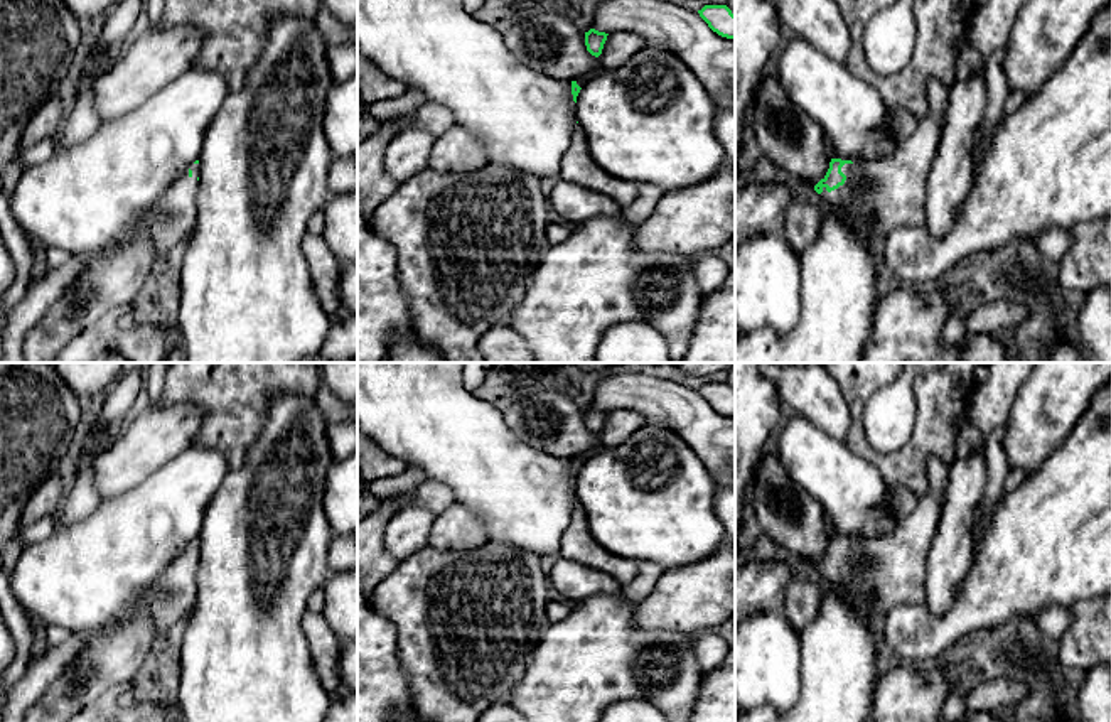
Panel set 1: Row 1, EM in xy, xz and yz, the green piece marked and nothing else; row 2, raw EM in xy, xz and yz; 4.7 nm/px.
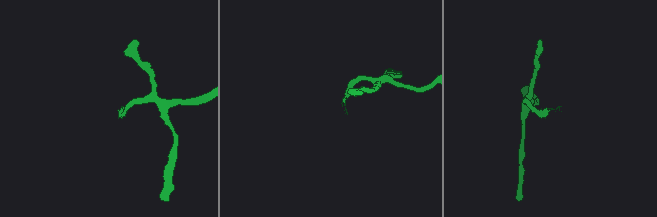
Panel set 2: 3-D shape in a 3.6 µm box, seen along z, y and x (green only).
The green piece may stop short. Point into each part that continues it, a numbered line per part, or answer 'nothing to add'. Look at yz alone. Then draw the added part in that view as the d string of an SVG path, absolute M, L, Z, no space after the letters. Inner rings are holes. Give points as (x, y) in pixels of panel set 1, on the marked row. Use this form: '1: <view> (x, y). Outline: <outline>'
1: yz (889, 193). Outline: M931 79L927 98L927 113L890 157L845 164L845 184L831 192L823 187L819 194L823 206L838 206L851 196L845 211L848 226L877 251L895 228L920 226L926 219L926 179L939 147L949 88Z

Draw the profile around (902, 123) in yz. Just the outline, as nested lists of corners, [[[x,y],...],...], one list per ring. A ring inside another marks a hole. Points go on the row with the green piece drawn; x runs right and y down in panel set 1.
[[[888,110],[888,127],[895,140],[902,142],[917,128],[919,120],[904,110]]]

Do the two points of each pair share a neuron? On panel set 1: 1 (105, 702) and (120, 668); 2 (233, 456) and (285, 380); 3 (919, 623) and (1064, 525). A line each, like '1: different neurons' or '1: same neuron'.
1: different neurons
2: same neuron
3: same neuron

